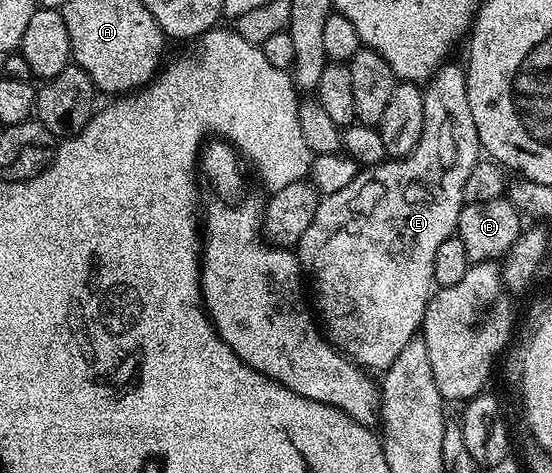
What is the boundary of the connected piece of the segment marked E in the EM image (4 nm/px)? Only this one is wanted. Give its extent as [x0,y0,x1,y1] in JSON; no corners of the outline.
[295,59,483,371]

